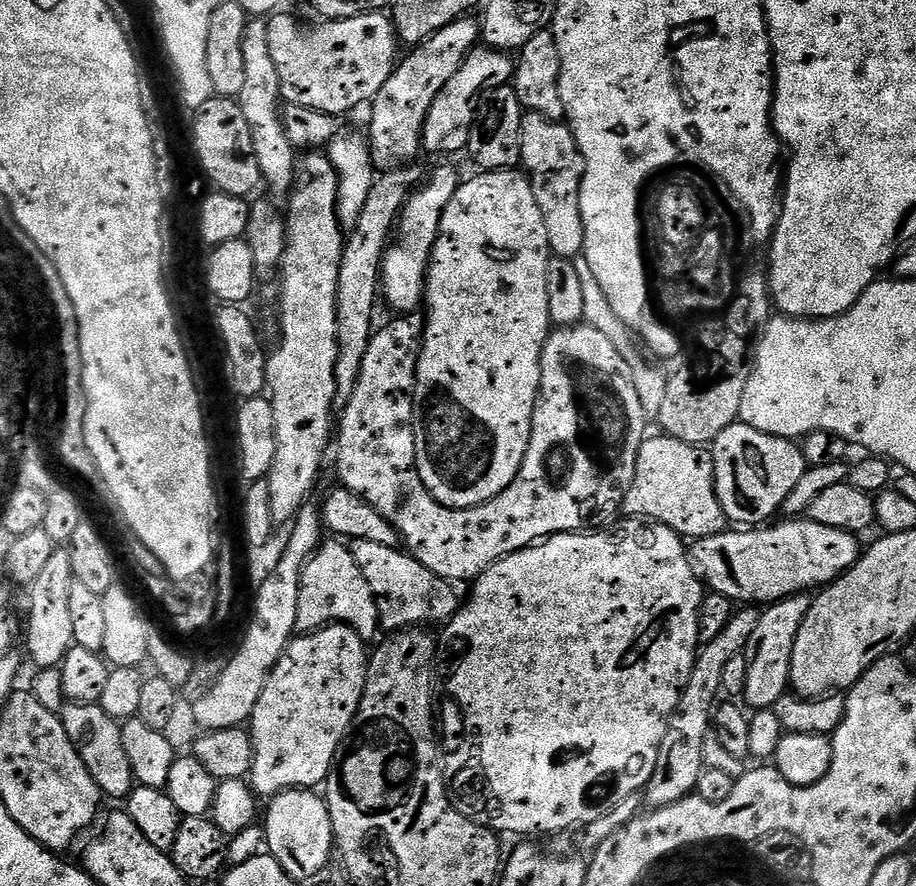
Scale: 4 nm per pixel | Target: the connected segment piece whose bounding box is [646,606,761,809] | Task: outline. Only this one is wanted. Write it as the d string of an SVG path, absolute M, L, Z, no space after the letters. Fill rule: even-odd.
M744 606L733 611L726 630L722 630L718 638L707 641L697 652L694 670L683 694L680 695L675 714L668 720L668 729L662 738L656 769L646 789L646 804L649 809L664 808L695 793L698 778L706 769L703 747L714 724L714 709L721 699L719 696L722 696L722 673L730 663L730 658L741 655L747 649L750 634L754 634L758 627L760 614L761 609L756 606Z

